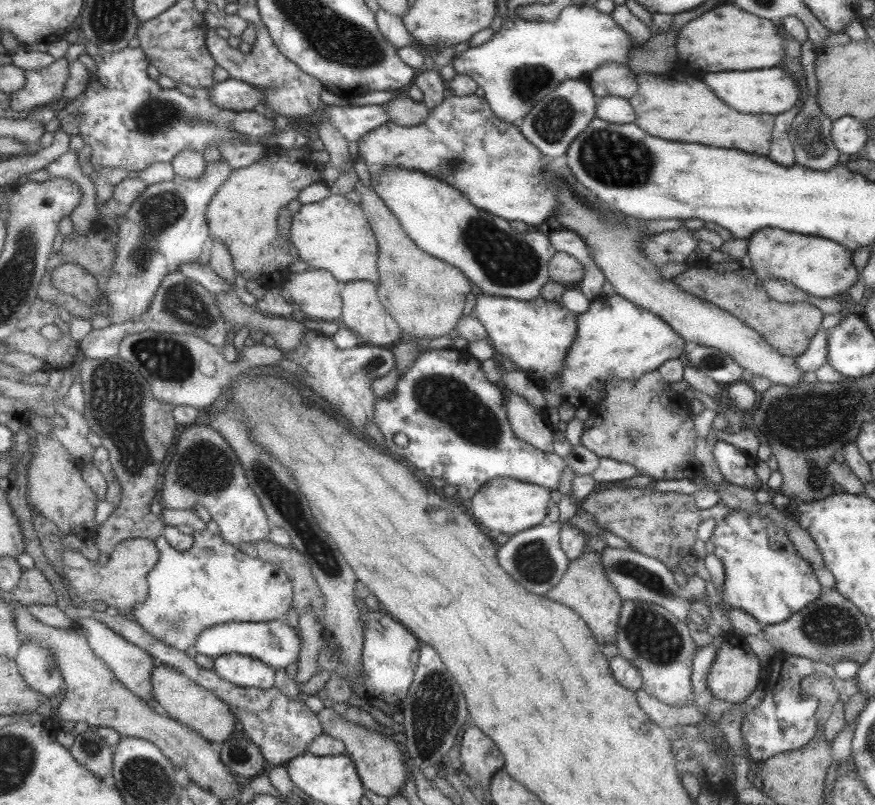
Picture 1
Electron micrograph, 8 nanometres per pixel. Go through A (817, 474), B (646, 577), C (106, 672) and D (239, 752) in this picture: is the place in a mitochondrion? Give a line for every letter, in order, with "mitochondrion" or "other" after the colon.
A: mitochondrion
B: mitochondrion
C: other
D: mitochondrion

